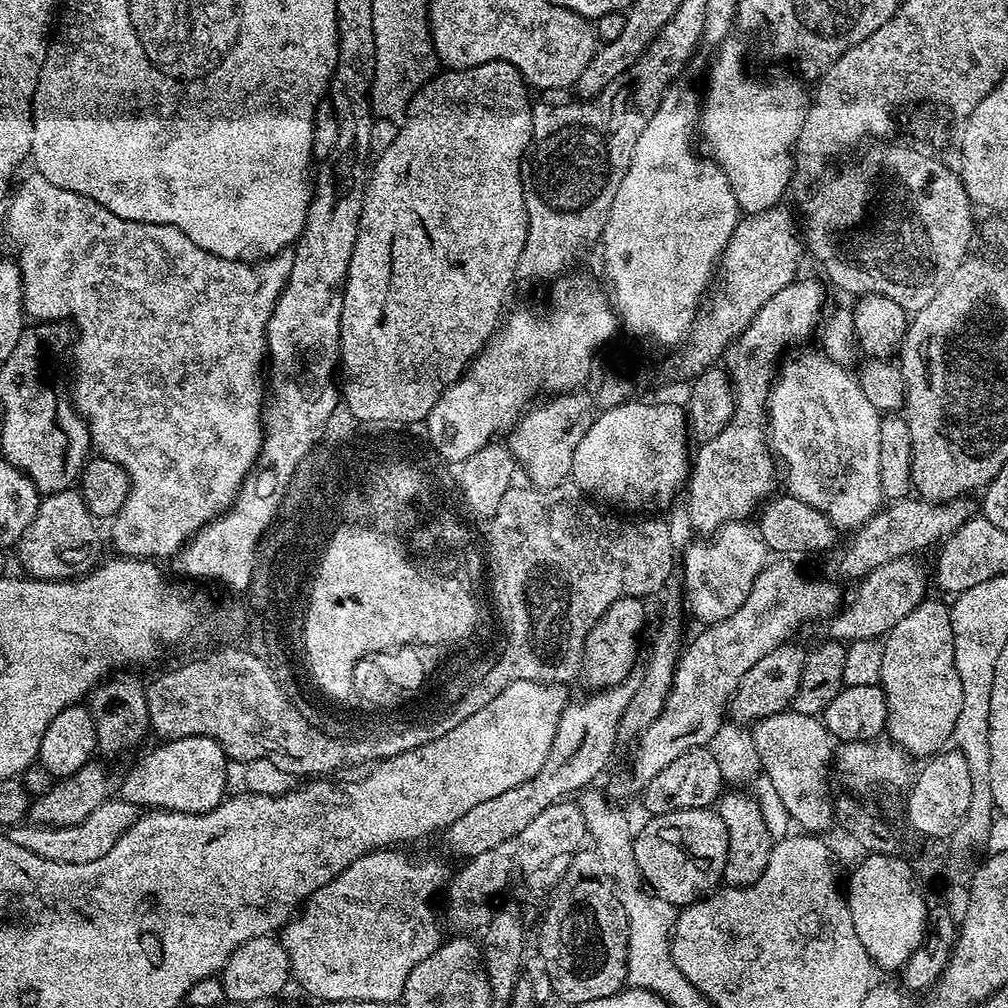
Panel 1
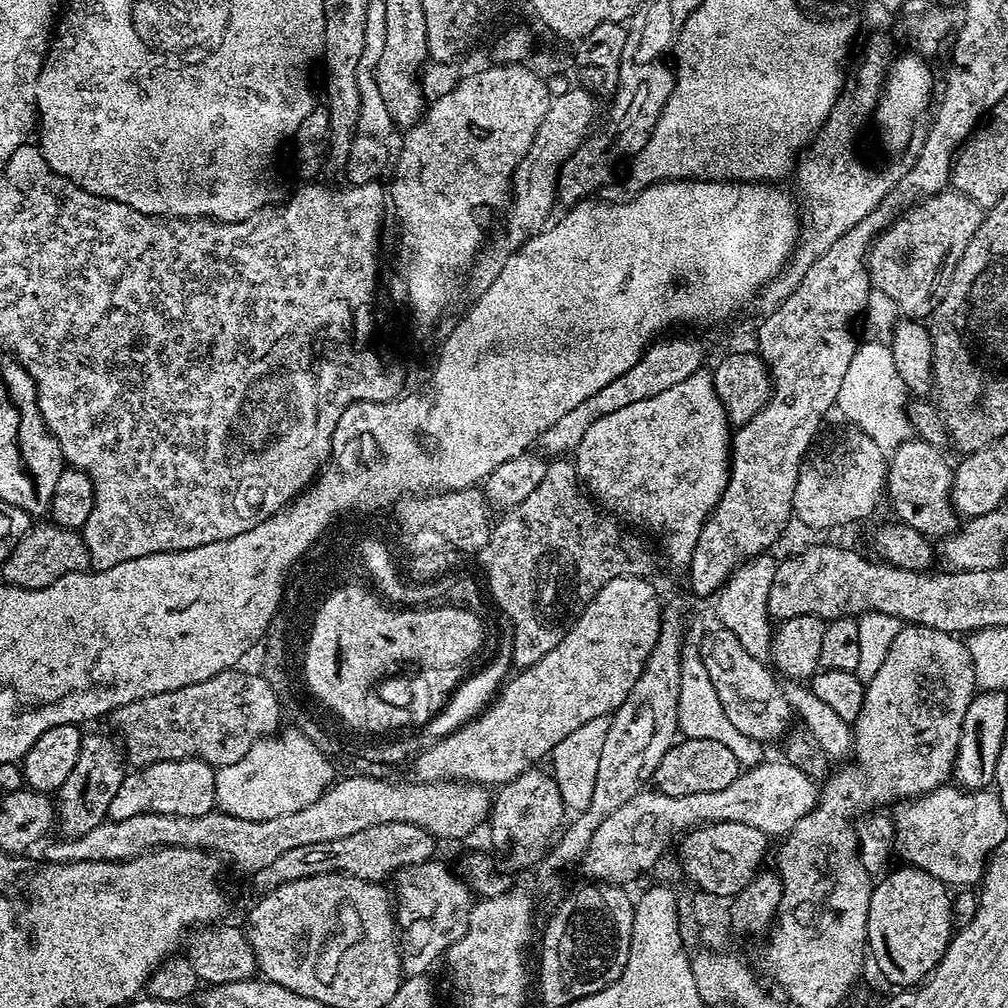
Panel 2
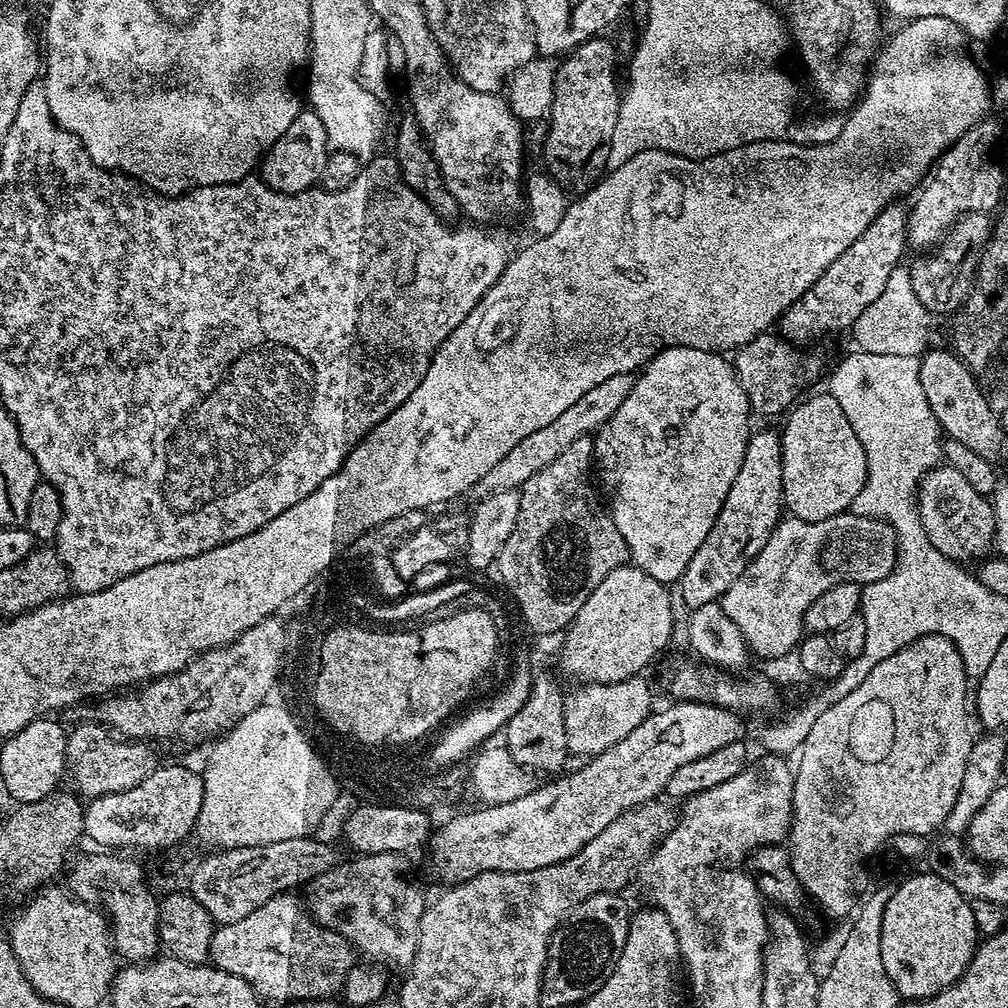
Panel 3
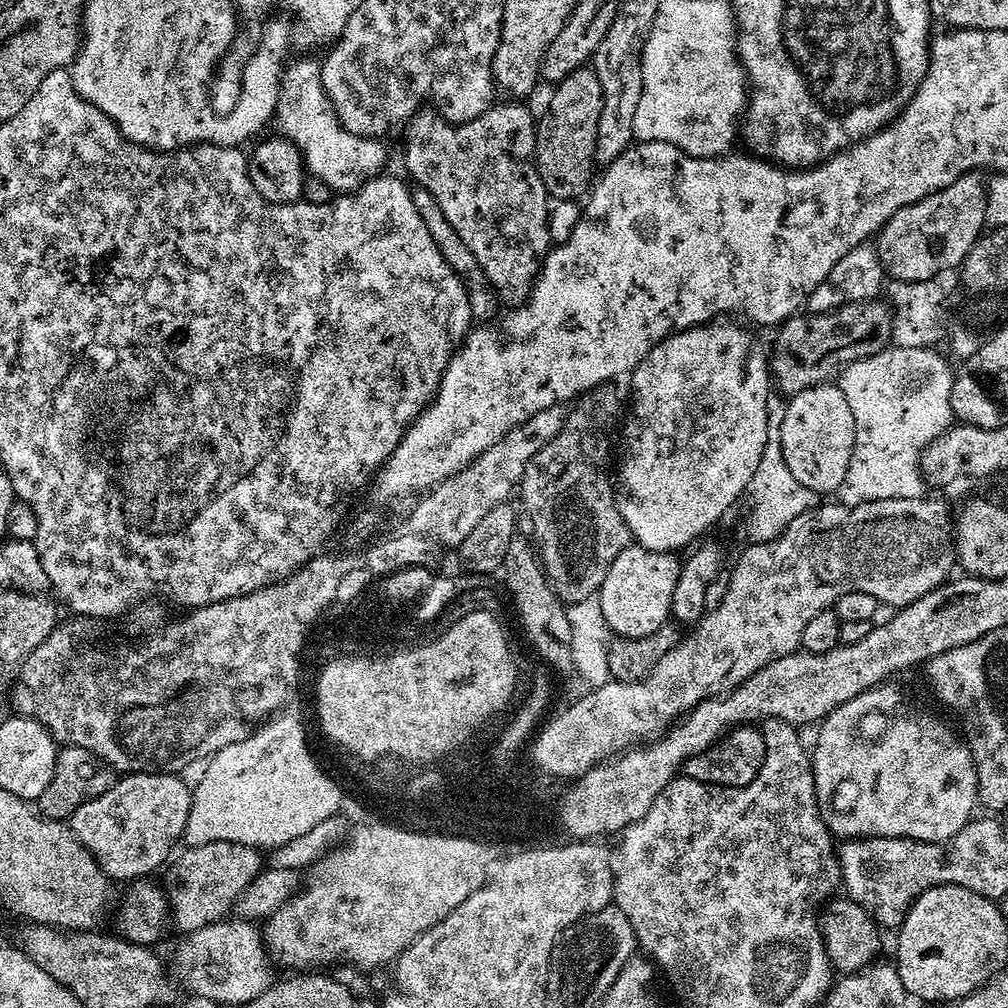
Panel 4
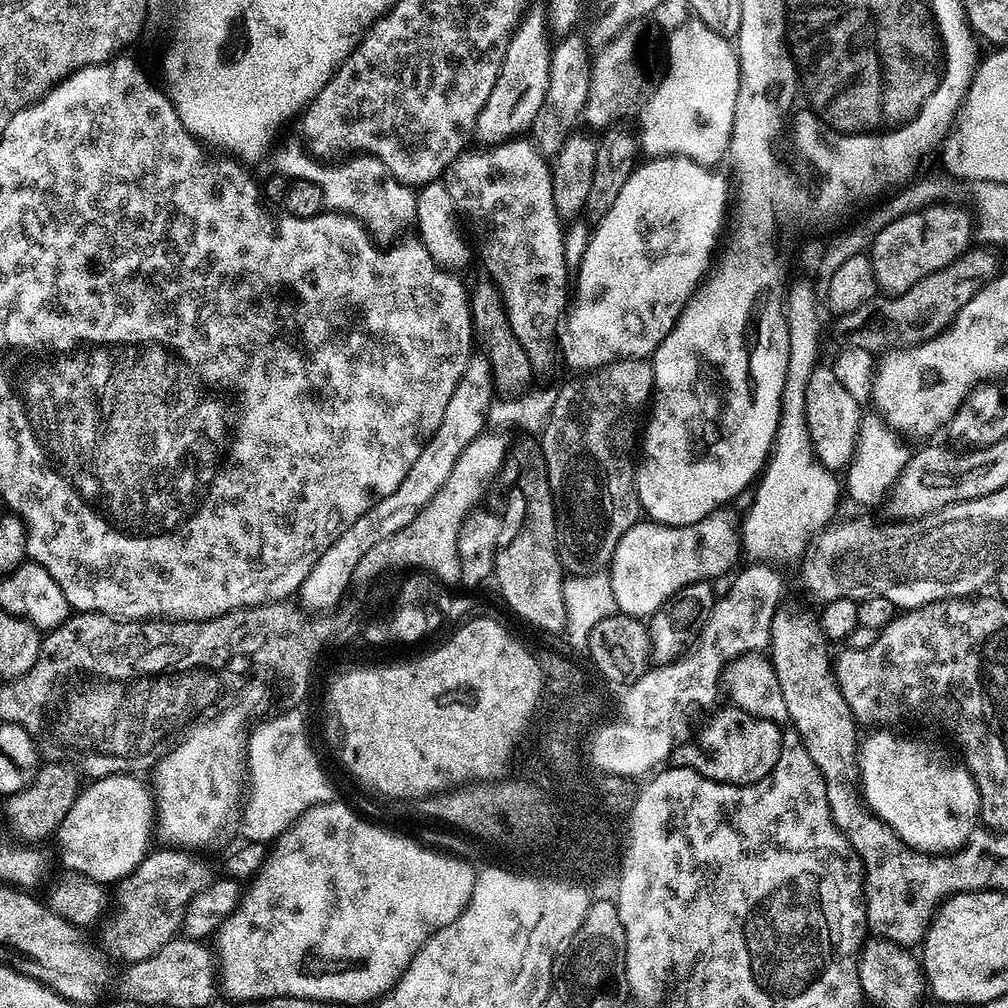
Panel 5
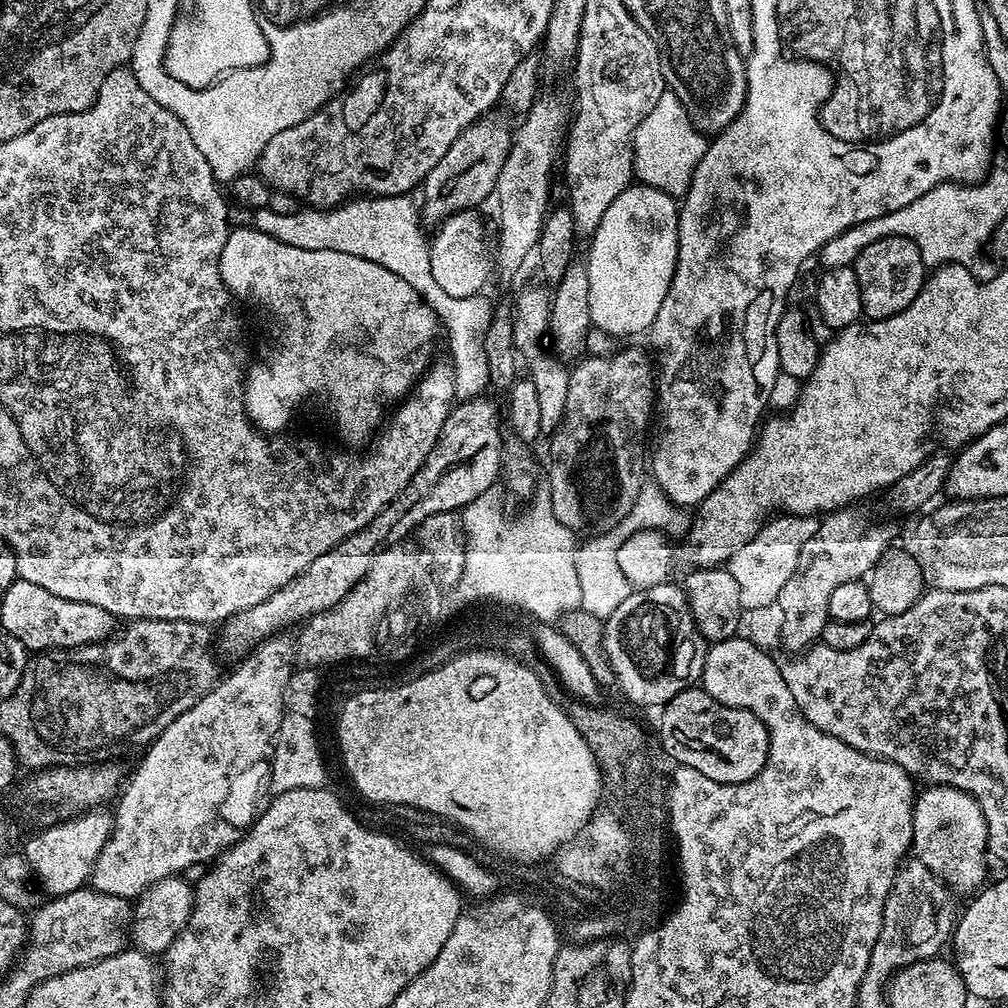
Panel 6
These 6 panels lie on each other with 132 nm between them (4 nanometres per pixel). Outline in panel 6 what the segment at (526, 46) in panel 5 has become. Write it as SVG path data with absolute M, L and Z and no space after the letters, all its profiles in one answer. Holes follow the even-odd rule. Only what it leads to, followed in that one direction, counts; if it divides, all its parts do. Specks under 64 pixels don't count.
M485 114L470 127L464 128L462 134L458 134L458 138L450 146L450 150L442 154L438 166L430 170L422 185L422 220L425 225L436 226L455 212L479 209L479 204L488 195L491 197L495 193L496 183L503 163L510 154L514 135L513 125L508 125L502 117L496 115Z

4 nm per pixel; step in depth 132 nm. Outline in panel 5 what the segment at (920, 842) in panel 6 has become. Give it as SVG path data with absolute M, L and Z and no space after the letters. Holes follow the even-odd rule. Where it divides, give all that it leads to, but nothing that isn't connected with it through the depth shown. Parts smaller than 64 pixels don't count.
M878 730L872 736L863 737L862 743L858 748L858 784L862 789L862 800L871 812L878 817L879 820L885 820L886 823L900 835L902 842L906 846L913 848L915 852L930 852L933 854L951 854L957 848L961 848L967 840L970 839L973 832L977 831L978 821L981 819L980 811L980 795L978 794L978 786L976 785L976 777L964 767L963 763L956 762L951 764L944 756L939 756L936 752L931 752L924 744L919 744L916 740L899 740L896 736L891 736L891 731Z

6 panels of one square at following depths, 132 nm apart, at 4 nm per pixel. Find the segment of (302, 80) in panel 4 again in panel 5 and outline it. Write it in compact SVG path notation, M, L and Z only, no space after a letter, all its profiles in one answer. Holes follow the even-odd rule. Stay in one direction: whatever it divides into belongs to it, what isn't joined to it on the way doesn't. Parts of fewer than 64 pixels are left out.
M288 144L280 149L277 147L271 153L270 161L272 160L273 166L276 167L273 169L292 168L291 175L295 179L312 180L319 184L324 195L325 209L352 216L357 223L363 225L373 241L384 246L391 245L397 238L403 237L405 235L403 232L415 225L416 192L409 185L394 179L386 170L386 166L382 166L378 157L358 154L339 163L342 165L338 168L332 168L336 166L327 166L319 162L302 151L301 145L297 144Z

